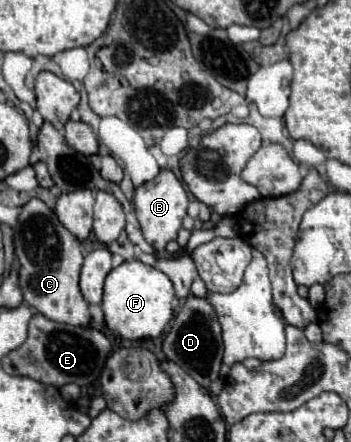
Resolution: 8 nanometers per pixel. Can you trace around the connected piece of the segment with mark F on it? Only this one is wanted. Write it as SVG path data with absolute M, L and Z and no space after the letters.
M137 259L115 267L105 279L103 313L107 327L123 339L147 339L159 337L173 317L173 283L155 267L149 267Z

